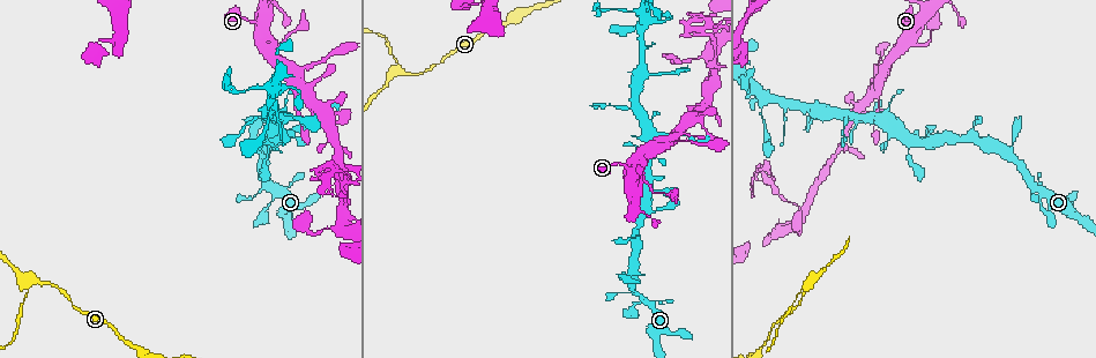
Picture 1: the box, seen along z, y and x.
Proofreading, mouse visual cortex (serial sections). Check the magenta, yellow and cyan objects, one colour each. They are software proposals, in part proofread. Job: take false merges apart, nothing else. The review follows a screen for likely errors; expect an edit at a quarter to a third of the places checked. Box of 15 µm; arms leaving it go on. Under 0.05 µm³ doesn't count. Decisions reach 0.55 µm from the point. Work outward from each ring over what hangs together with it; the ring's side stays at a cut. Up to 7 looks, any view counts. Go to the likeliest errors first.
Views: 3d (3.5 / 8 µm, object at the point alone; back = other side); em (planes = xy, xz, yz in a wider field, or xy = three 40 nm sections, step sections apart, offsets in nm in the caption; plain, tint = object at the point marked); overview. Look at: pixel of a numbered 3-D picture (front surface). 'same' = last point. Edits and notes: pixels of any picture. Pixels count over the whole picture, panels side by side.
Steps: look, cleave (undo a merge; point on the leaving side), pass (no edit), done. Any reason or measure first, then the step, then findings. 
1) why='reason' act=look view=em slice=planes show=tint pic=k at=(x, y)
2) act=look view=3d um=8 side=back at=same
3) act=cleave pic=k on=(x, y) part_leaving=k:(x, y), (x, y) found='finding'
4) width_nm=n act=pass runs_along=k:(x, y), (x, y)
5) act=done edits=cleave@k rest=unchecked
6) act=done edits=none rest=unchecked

why='sharp bend' act=look view=3d um=3.5 side=back pic=1 at=(399, 70)

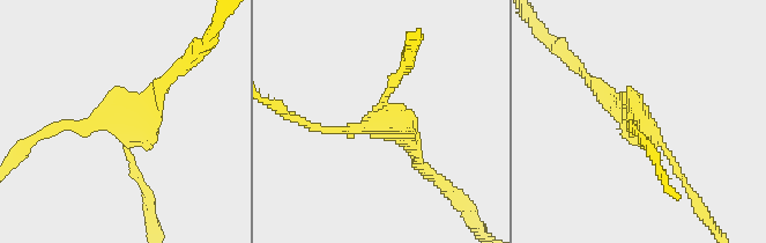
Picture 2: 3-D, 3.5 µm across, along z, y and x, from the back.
why='now the EM' act=look view=em slice=xy step=3 show=tint pic=2 at=(643, 120)

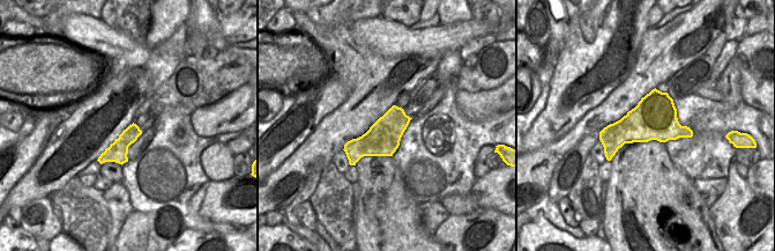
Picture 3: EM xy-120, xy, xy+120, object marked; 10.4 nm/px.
width_nm=360 act=cleave pic=2 on=(394, 79) part_leaving=2:(385, 101), (410, 63), (414, 42) found='a second cell is stuck on'

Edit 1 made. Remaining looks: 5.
why='see it whole again' act=look view=overview

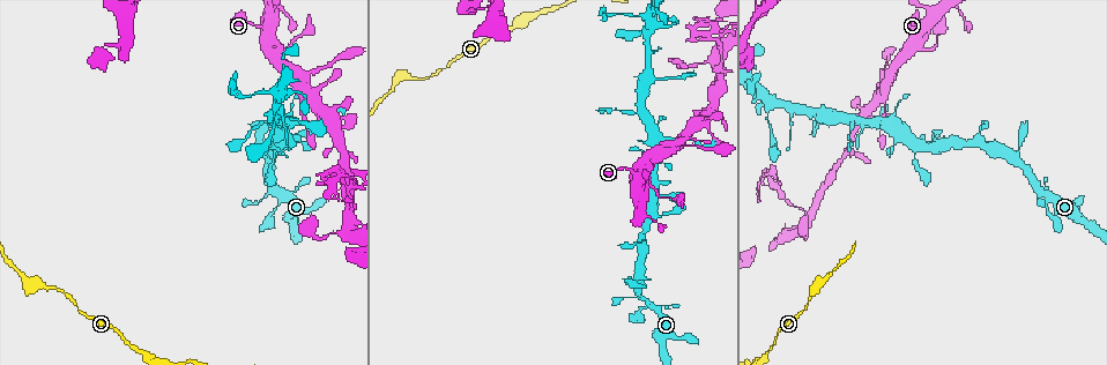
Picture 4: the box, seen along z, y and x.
why='small branch off a trunk' act=look view=3d um=3.5 pic=4 at=(812, 210)

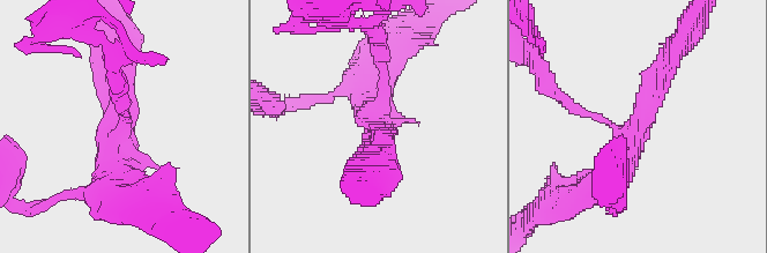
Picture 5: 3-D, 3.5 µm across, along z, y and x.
act=look view=em slice=xy step=2 show=tint pic=5 at=(373, 118)

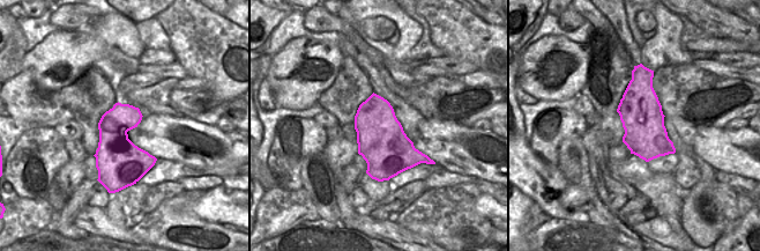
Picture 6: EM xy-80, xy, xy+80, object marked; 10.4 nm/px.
width_nm=500 act=pass runs_along=5:(663, 62), (619, 169), (589, 187) found='all the same cell'

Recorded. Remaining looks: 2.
why='thin neck' act=look view=3d um=3.5 pic=4 at=(776, 172)

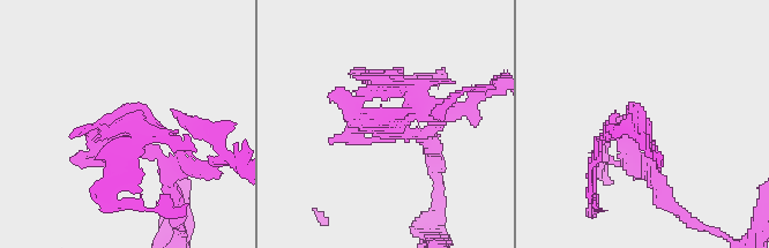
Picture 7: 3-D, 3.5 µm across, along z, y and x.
why='need the tissue' act=look view=em slice=xy step=3 show=tint pic=7 at=(400, 127)

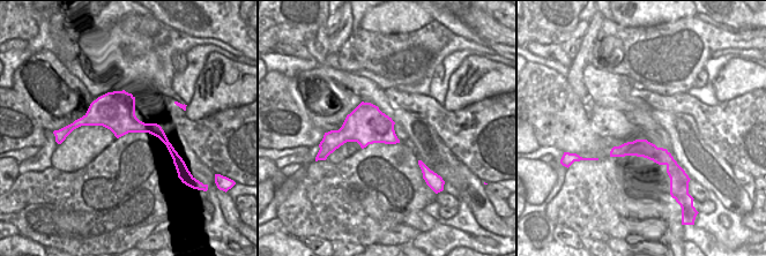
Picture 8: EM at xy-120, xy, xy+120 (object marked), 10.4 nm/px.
act=pass runs_along=7:(665, 198), (639, 127), (598, 152) found='all the same cell'

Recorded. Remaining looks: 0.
act=done edits=cleave@2 rest=unchecked

